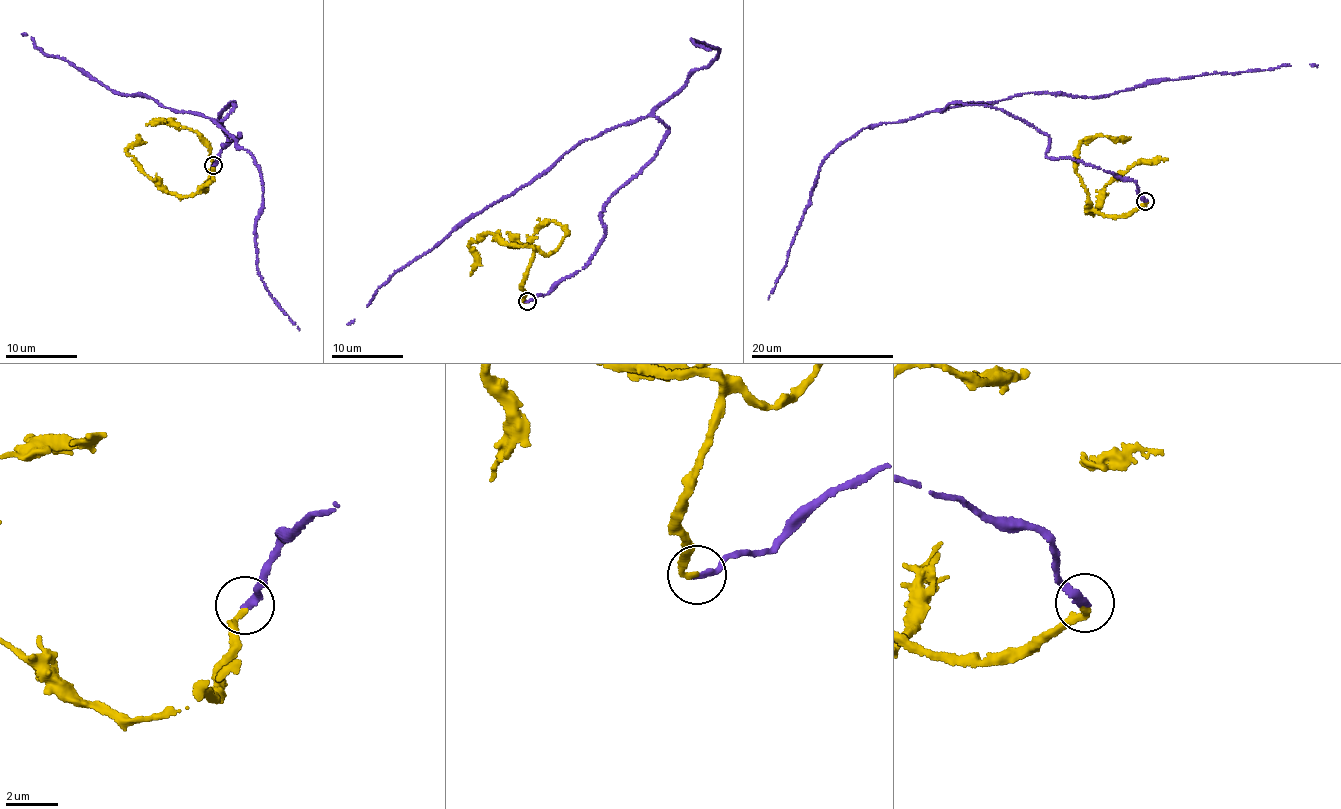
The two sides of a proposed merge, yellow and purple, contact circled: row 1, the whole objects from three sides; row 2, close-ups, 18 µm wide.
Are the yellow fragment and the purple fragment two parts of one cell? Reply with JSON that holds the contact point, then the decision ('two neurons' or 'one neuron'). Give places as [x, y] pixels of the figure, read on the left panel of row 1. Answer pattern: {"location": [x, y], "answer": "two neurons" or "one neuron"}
{"location": [213, 165], "answer": "one neuron"}

